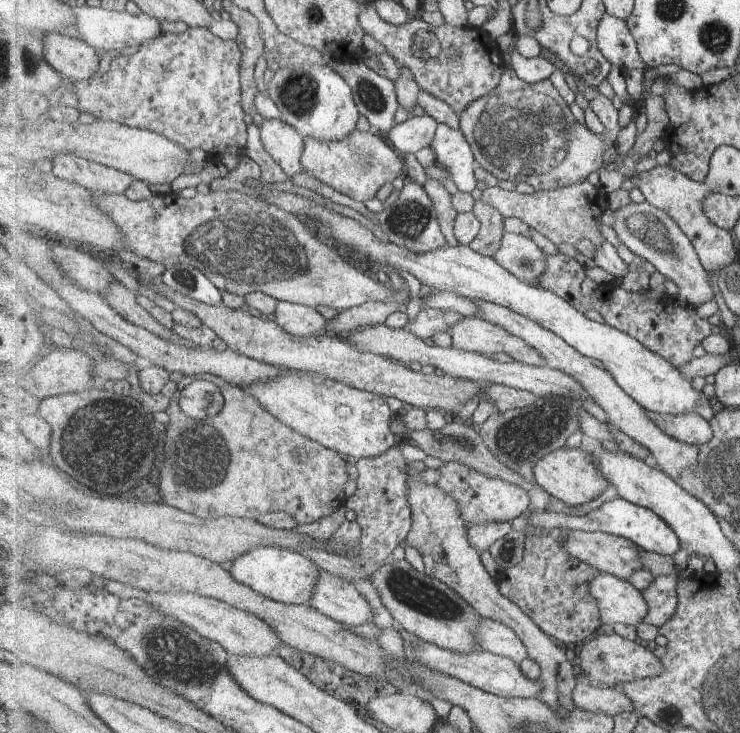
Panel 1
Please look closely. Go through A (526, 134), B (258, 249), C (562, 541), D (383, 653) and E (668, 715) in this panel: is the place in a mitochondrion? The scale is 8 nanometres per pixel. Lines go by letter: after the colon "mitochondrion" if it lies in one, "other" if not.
A: mitochondrion
B: mitochondrion
C: other
D: other
E: other

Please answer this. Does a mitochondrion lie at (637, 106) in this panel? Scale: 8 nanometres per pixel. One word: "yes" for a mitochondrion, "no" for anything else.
no

